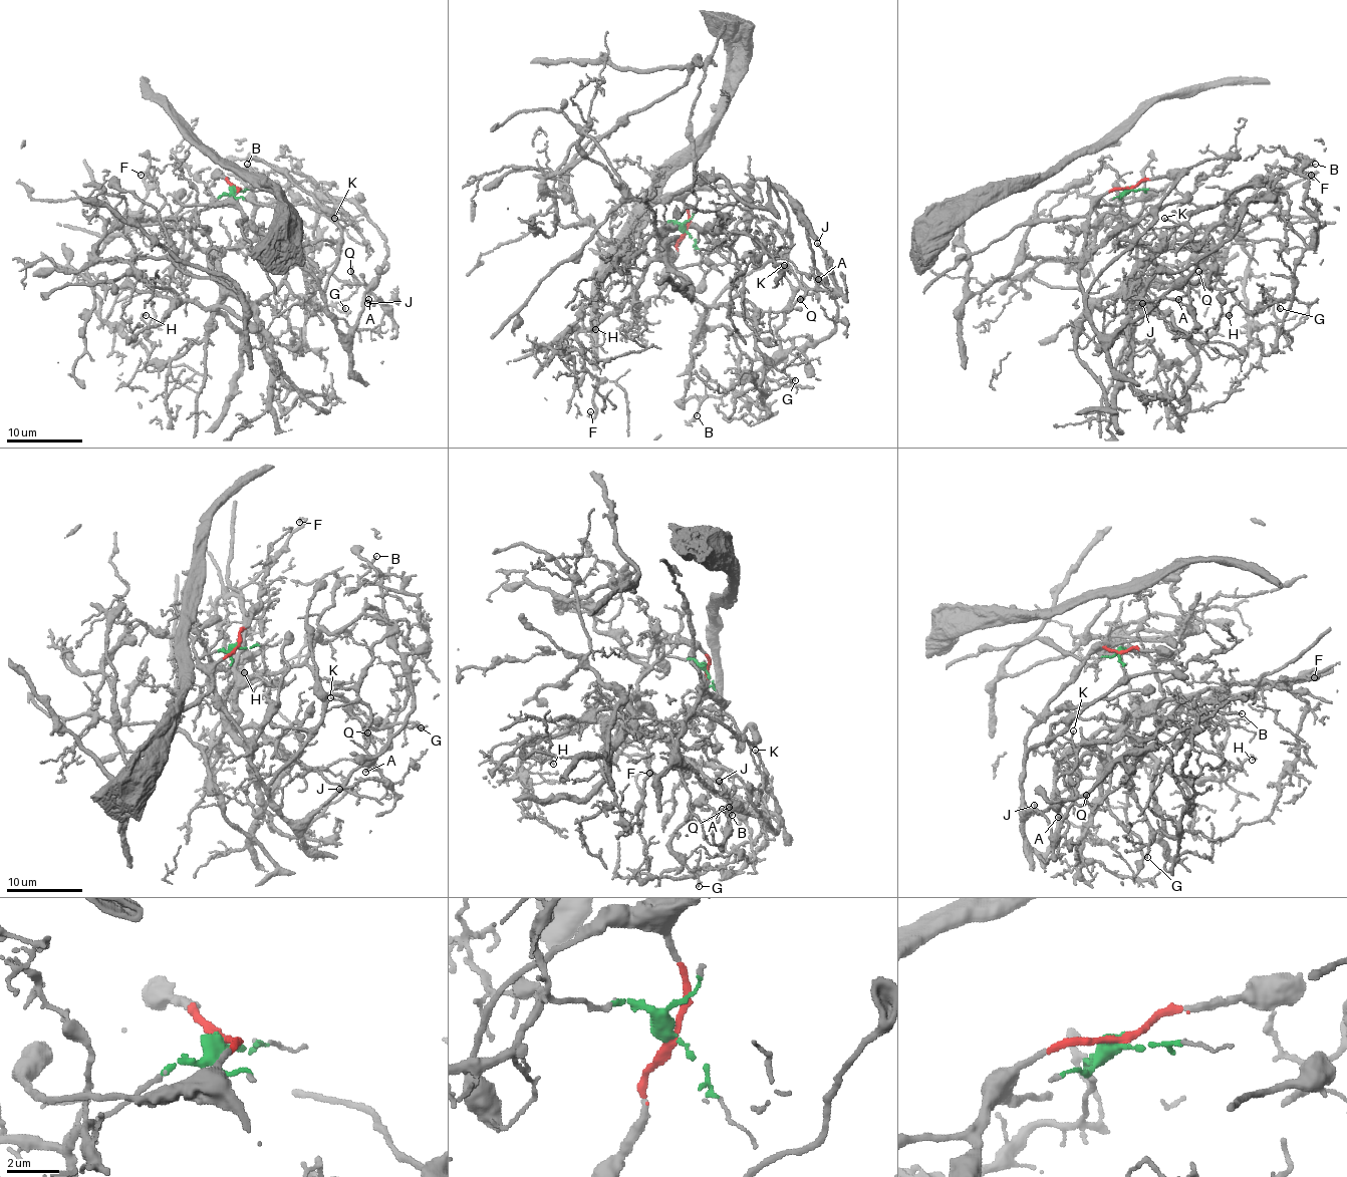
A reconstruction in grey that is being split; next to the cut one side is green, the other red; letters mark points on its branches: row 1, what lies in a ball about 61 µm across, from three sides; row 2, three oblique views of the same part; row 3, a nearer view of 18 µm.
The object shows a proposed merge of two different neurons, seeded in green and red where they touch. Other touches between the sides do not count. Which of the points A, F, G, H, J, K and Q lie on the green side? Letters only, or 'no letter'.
F, G, H

